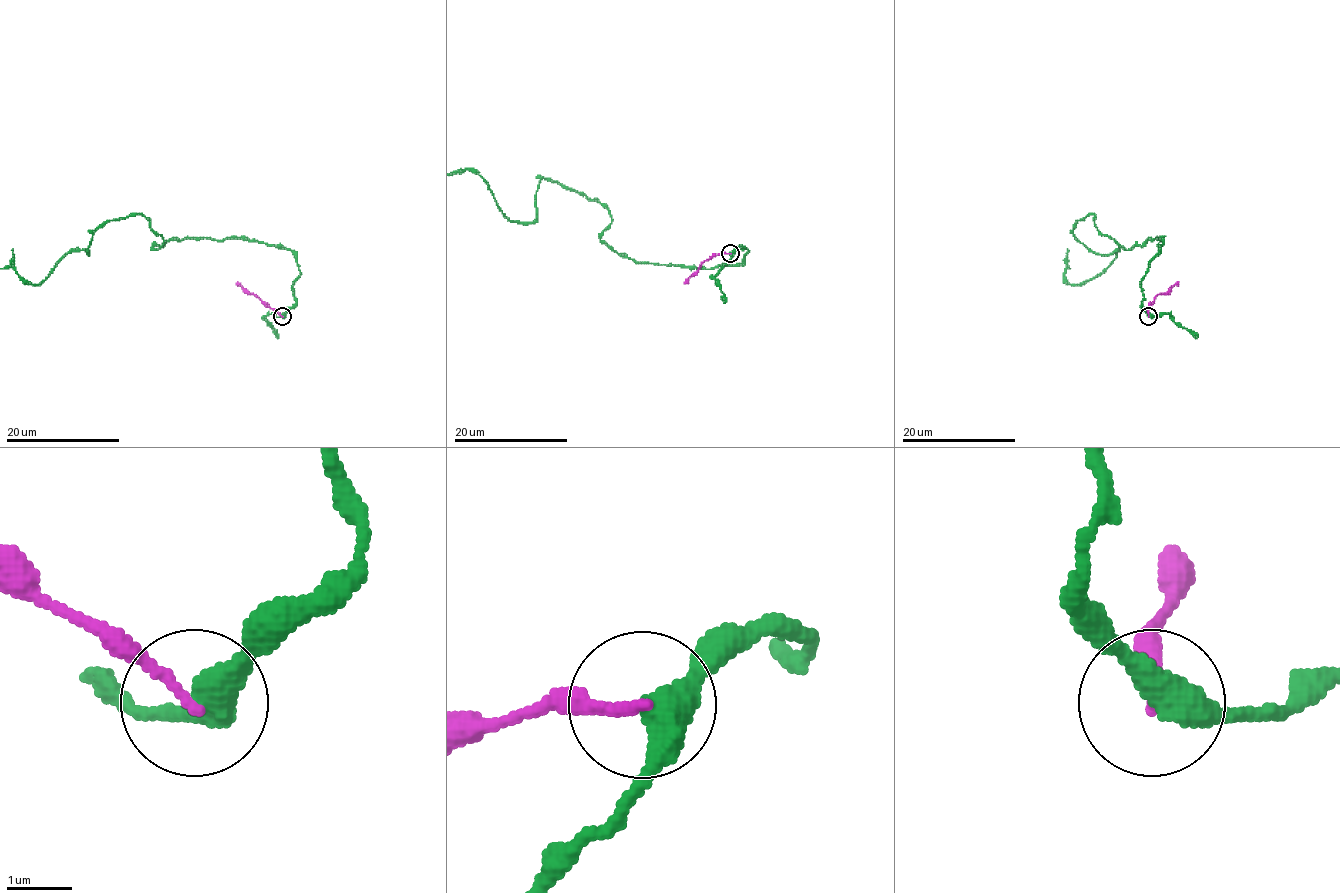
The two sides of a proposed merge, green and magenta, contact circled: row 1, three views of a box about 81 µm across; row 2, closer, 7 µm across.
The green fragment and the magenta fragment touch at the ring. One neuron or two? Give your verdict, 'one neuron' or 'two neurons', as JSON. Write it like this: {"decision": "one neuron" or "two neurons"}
{"decision": "two neurons"}

